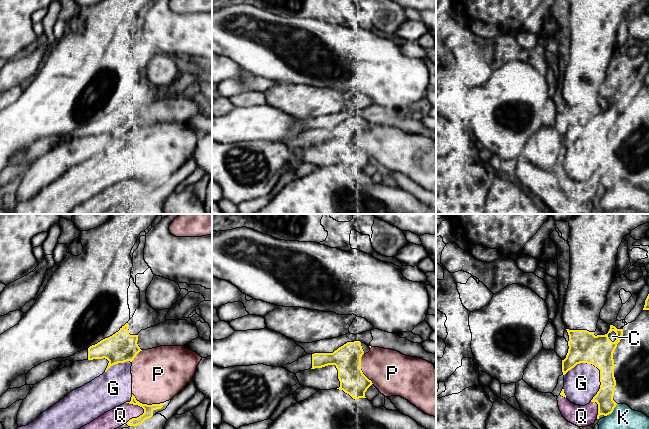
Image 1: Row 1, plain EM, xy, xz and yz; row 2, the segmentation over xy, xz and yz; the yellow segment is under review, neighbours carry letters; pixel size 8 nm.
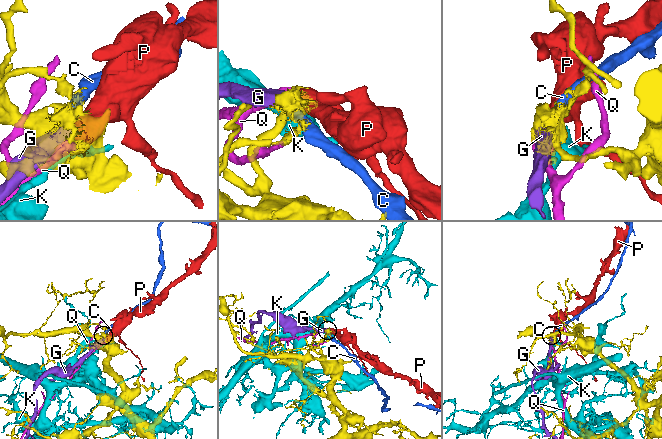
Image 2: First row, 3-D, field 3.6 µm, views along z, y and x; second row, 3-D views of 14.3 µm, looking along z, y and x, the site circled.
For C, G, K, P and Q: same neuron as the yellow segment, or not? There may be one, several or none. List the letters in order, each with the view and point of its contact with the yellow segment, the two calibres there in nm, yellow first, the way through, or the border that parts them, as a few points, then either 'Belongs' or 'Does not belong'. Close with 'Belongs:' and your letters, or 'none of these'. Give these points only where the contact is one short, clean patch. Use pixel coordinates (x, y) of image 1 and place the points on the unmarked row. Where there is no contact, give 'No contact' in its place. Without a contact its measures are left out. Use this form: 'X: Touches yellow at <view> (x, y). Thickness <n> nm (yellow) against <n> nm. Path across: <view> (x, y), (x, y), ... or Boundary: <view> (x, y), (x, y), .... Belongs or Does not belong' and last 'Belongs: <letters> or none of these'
C: Touches yellow at yz (616, 112). Thickness 240 nm (yellow) against 60 nm. Does not belong
G: Touches yellow at yz (600, 152). Thickness 240 nm (yellow) against 280 nm. Does not belong
K: Touches yellow at yz (612, 187). Thickness 140 nm (yellow) against 220 nm. Does not belong
P: Touches yellow at xy (146, 180). Thickness 80 nm (yellow) against 420 nm. Does not belong
Q: Touches yellow at xy (135, 194). Thickness 80 nm (yellow) against 160 nm. Does not belong
Belongs: none of these

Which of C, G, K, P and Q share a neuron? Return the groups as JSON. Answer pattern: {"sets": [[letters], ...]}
{"sets": [["C"], ["G", "P"], ["K"], ["Q"]]}

